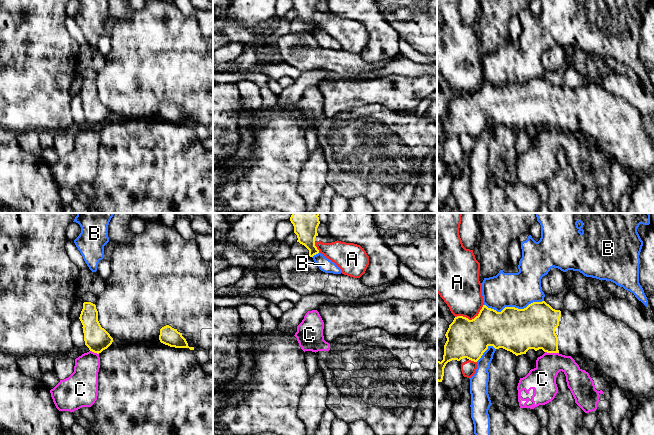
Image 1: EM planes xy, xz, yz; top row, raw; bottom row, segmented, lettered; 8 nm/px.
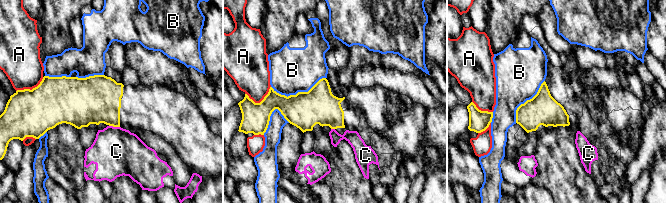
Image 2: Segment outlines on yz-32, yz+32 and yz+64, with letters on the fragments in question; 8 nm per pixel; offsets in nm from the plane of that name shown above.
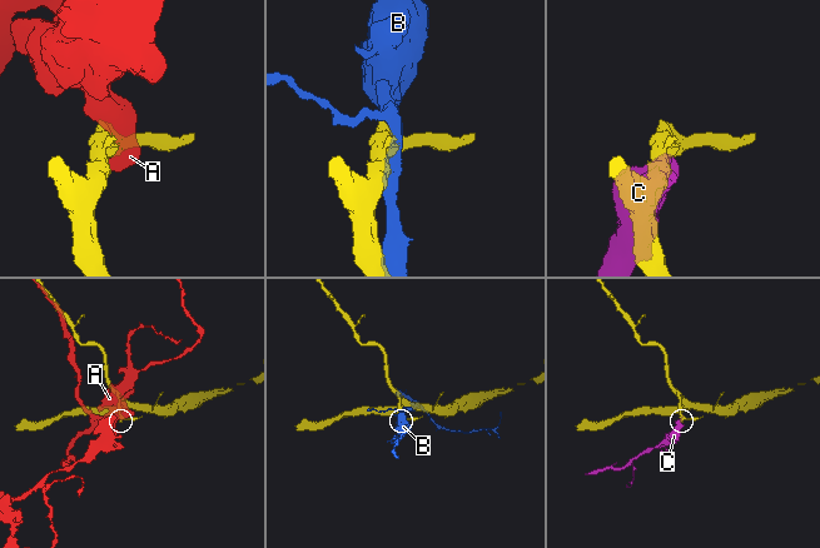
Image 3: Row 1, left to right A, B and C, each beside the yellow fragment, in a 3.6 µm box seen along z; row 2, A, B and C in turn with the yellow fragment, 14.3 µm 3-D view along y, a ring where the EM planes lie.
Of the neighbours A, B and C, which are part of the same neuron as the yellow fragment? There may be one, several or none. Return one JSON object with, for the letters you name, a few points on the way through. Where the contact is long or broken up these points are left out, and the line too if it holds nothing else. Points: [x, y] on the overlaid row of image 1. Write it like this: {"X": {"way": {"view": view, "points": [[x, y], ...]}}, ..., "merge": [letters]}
{"merge": []}

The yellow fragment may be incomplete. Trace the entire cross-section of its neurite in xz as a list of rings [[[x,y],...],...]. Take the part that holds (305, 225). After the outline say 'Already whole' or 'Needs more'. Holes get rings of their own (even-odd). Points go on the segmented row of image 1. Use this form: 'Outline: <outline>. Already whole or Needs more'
Outline: [[[292,213],[290,221],[297,235],[297,242],[309,250],[309,256],[313,257],[319,253],[315,246],[315,238],[318,236],[317,228],[320,224],[319,213]]]. Already whole

